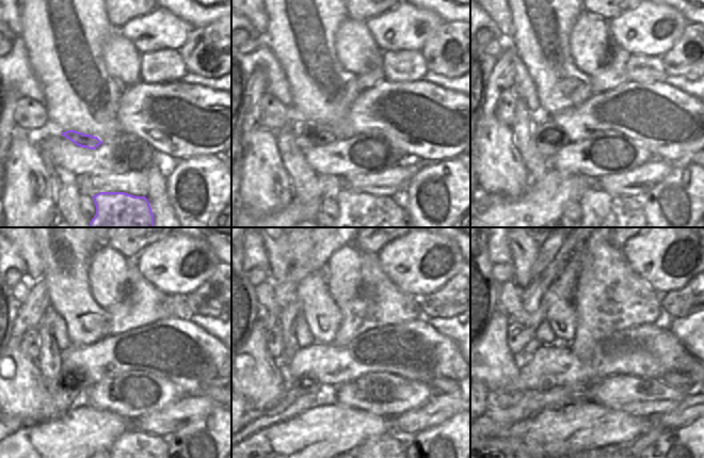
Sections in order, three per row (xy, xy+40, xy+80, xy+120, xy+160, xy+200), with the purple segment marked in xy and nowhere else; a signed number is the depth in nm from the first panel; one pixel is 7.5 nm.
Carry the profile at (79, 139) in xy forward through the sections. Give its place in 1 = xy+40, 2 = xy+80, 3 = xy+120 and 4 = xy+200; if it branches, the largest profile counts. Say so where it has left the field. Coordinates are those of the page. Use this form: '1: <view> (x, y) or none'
1: xy+40 (308, 133)
2: xy+80 (549, 138)
3: xy+120 (67, 389)
4: xy+200 (507, 421)

